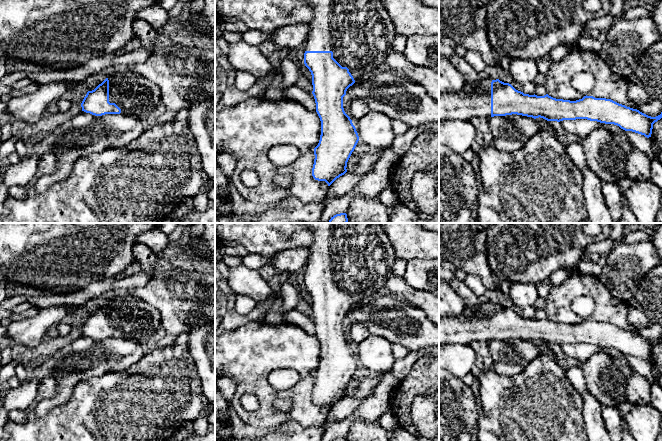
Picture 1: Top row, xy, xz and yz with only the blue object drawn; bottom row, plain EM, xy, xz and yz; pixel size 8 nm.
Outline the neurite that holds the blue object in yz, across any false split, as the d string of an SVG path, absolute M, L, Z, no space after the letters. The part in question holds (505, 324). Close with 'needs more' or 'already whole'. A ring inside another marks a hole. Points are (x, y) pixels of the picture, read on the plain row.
M489 301L481 302L473 307L466 307L458 317L439 318L439 345L460 344L470 345L473 341L486 342L506 339L522 339L543 342L547 345L563 345L587 343L605 348L614 348L625 355L632 355L649 362L653 348L662 342L662 336L656 341L648 340L637 333L619 328L611 323L584 320L576 325L556 323L548 318L544 320L524 318L516 314L511 308Z; needs more

